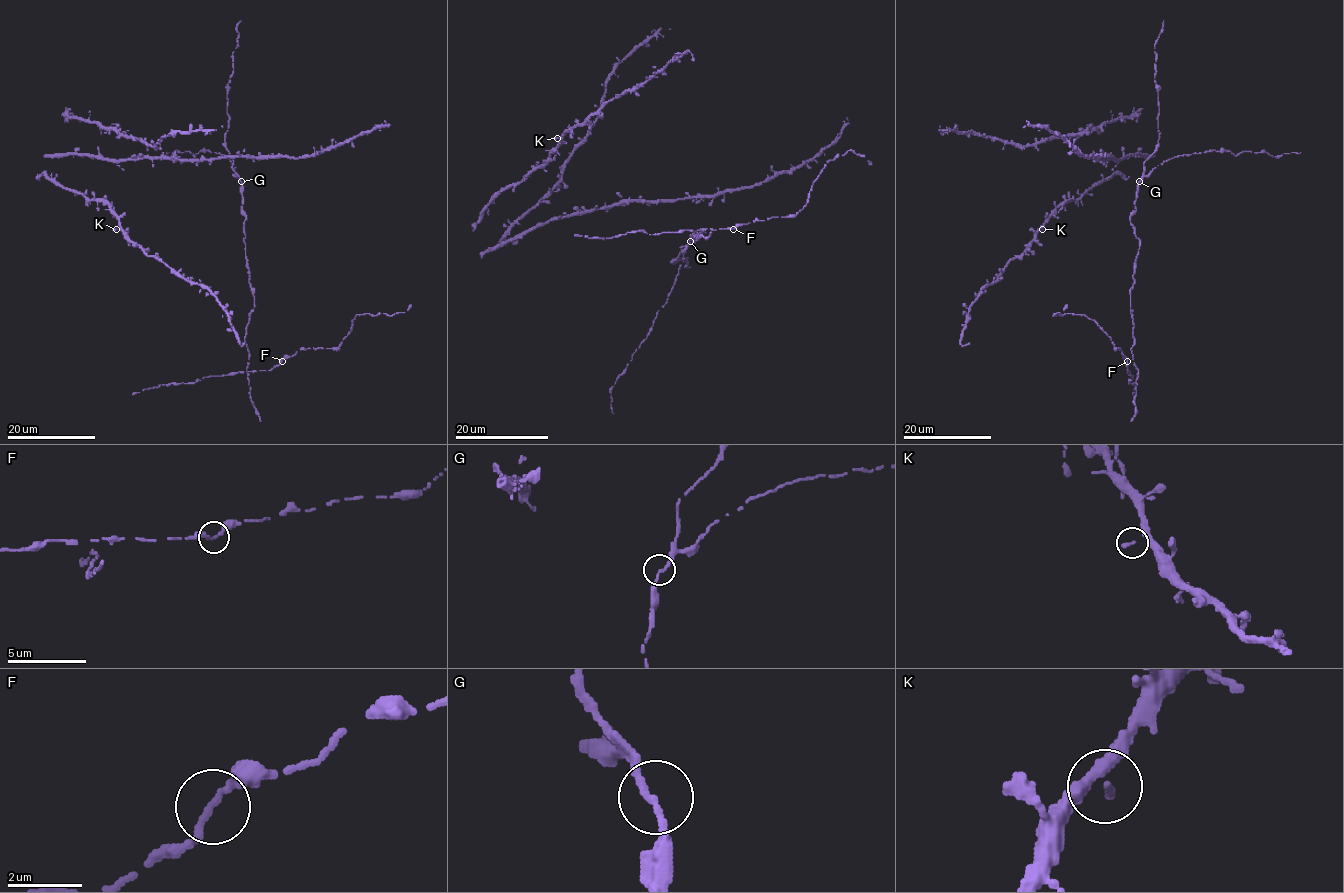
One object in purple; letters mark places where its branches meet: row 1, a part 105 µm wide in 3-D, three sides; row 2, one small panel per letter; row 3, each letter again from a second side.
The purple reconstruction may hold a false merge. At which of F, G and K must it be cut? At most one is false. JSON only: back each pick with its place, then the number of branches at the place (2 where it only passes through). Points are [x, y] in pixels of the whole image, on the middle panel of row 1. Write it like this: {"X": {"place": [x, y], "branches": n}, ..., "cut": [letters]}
{"cut": []}

